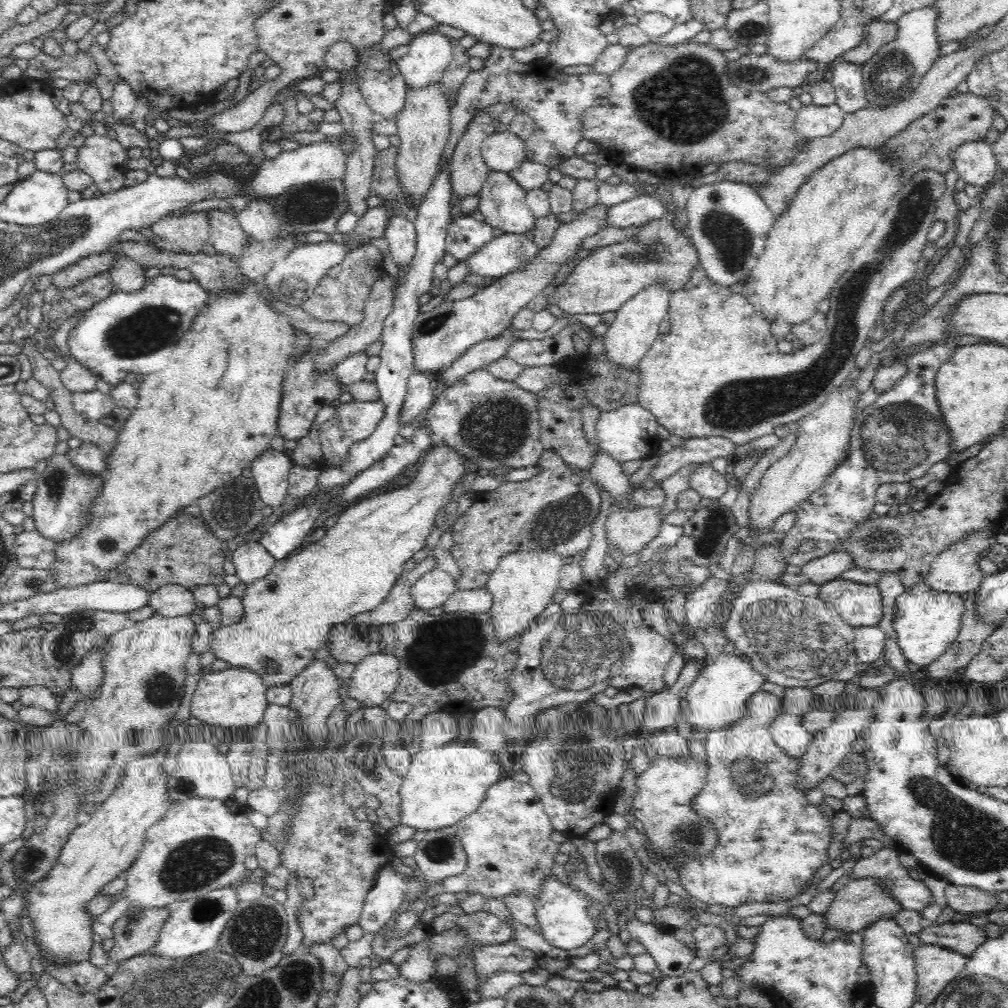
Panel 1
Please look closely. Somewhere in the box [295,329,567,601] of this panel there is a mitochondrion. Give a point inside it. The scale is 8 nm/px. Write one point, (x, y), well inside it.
(497, 428)

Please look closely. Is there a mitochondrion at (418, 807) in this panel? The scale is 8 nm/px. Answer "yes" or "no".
no

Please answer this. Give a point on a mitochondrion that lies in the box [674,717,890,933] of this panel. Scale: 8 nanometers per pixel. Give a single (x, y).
(752, 780)

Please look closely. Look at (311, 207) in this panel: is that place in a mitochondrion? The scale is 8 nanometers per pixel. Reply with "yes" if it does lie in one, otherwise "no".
yes

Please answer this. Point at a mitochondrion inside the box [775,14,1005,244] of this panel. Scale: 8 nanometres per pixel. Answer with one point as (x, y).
(886, 82)

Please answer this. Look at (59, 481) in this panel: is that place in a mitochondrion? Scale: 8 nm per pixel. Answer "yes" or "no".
yes

